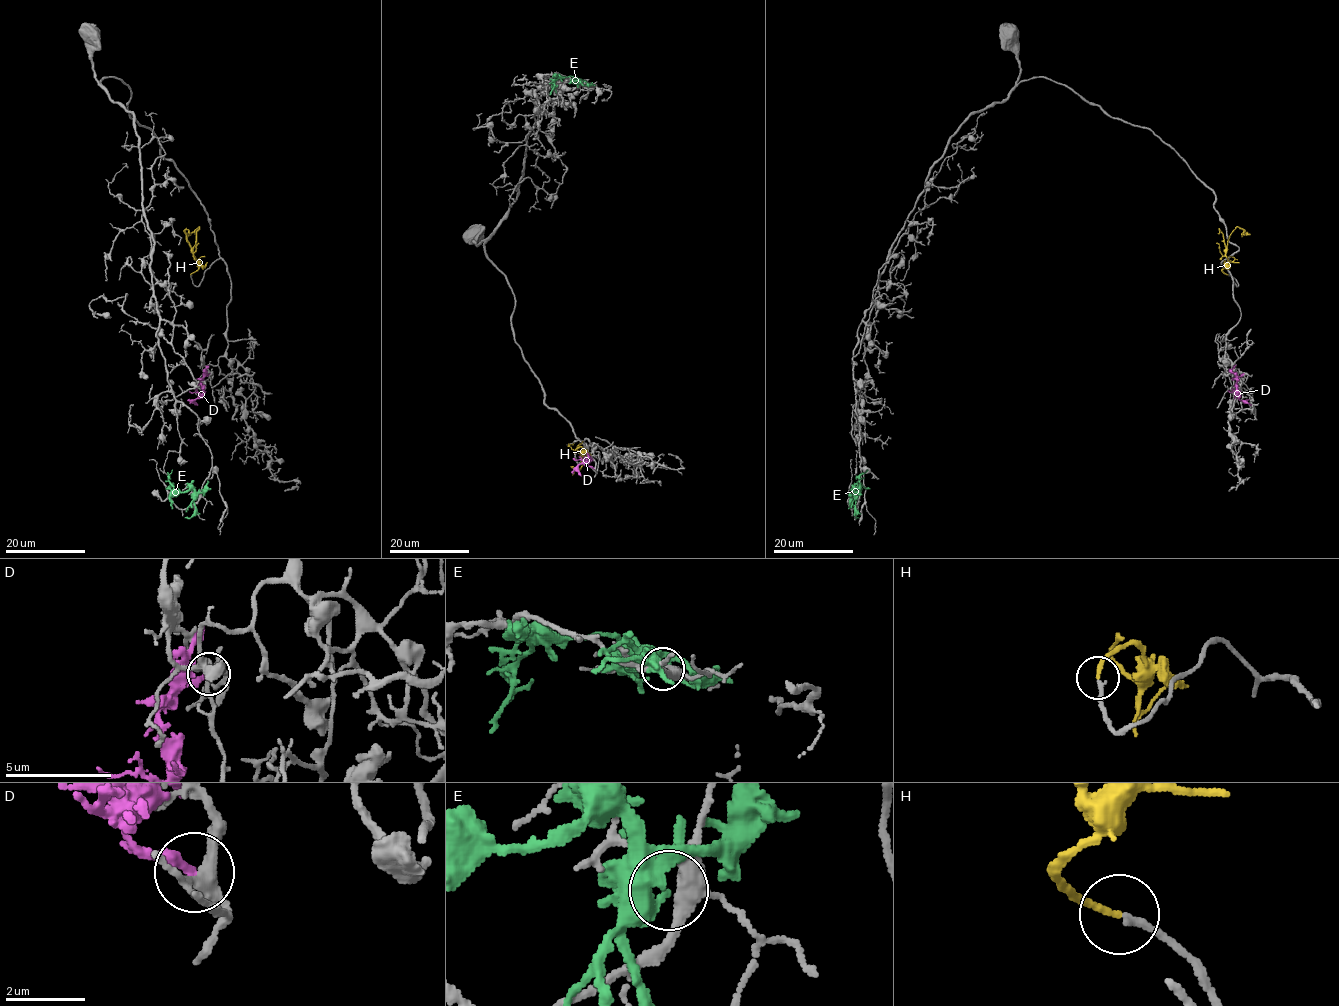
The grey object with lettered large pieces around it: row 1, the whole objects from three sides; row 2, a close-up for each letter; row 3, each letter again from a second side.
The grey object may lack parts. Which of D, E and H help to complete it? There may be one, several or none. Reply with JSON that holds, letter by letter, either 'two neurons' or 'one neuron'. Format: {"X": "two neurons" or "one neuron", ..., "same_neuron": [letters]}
{"D": "two neurons", "E": "two neurons", "H": "one neuron", "same_neuron": ["H"]}

